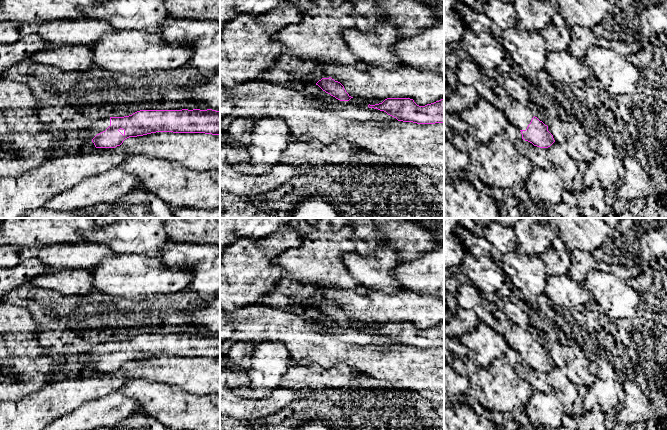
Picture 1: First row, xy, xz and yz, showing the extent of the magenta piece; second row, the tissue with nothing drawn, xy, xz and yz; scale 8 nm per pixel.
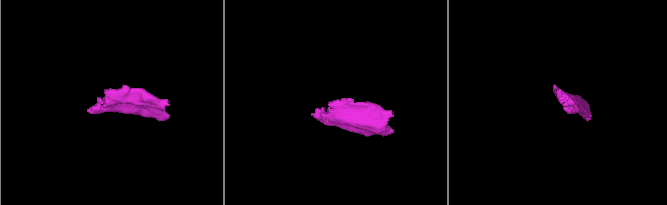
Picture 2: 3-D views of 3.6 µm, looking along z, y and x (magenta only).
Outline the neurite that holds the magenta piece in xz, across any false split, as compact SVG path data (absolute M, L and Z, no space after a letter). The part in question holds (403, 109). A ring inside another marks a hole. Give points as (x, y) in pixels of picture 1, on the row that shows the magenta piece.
M387 98L382 103L368 105L396 118L398 121L417 124L444 123L444 98L425 106L417 105L410 98Z

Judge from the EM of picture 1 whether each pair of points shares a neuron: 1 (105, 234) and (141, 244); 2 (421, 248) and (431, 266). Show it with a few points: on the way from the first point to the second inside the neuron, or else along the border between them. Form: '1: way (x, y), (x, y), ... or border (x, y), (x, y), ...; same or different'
1: way (114, 235), (132, 236); same
2: border (433, 250), (424, 252), (421, 255); different

